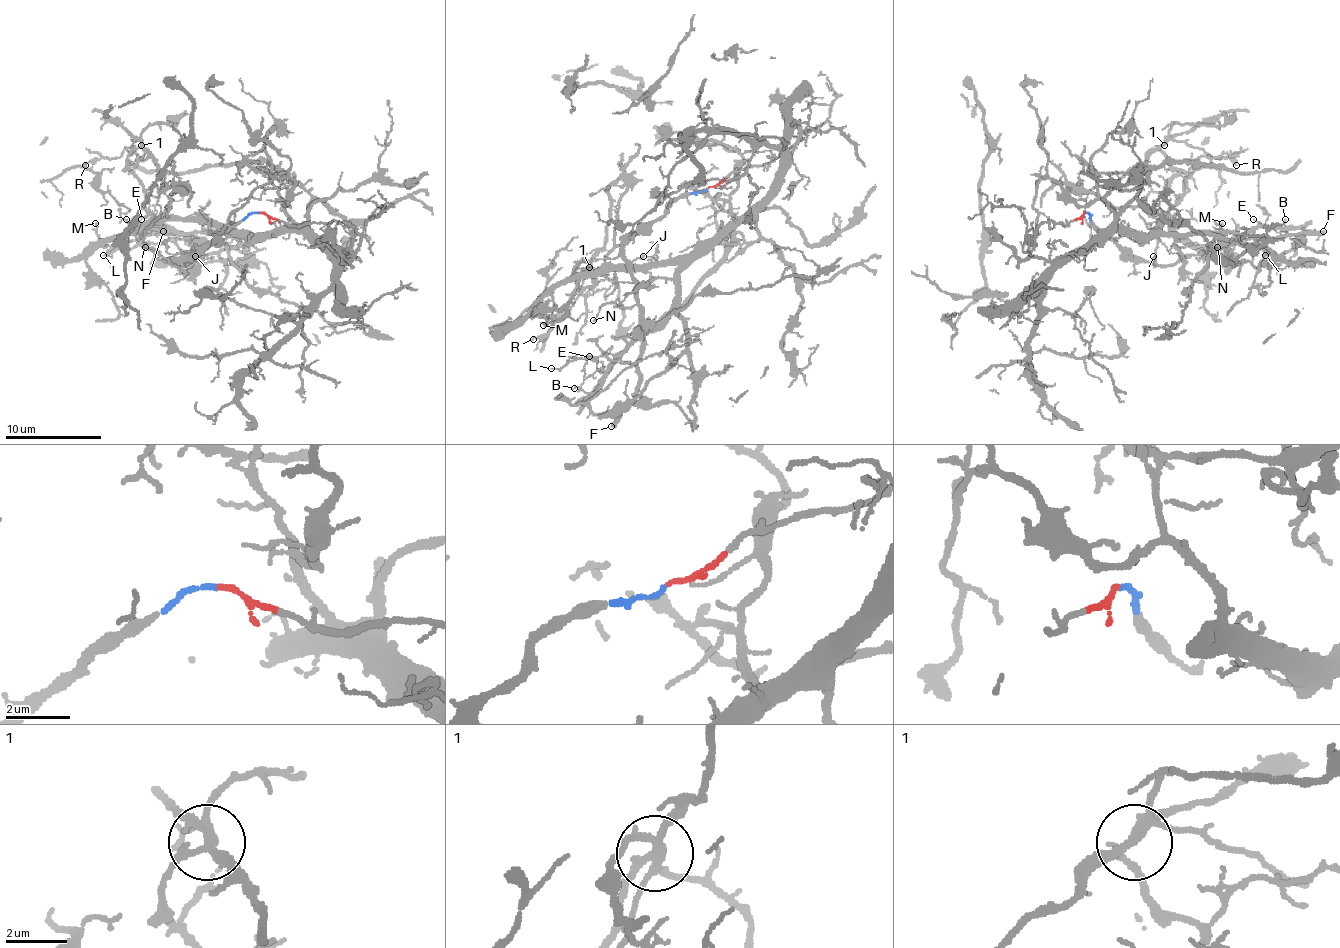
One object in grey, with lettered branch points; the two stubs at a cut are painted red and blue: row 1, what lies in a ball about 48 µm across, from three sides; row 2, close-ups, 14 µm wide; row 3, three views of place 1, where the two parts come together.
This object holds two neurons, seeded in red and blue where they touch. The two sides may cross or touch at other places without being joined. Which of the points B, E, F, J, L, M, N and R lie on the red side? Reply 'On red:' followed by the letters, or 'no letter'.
On red: M, R

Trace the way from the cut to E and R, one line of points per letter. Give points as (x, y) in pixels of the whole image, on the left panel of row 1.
E: (260, 212), (176, 260), (183, 265), (195, 241), (171, 232), (142, 236), (132, 232), (142, 220)
R: (260, 212), (344, 222), (351, 253), (298, 232), (156, 220), (127, 164), (137, 140), (84, 164)

